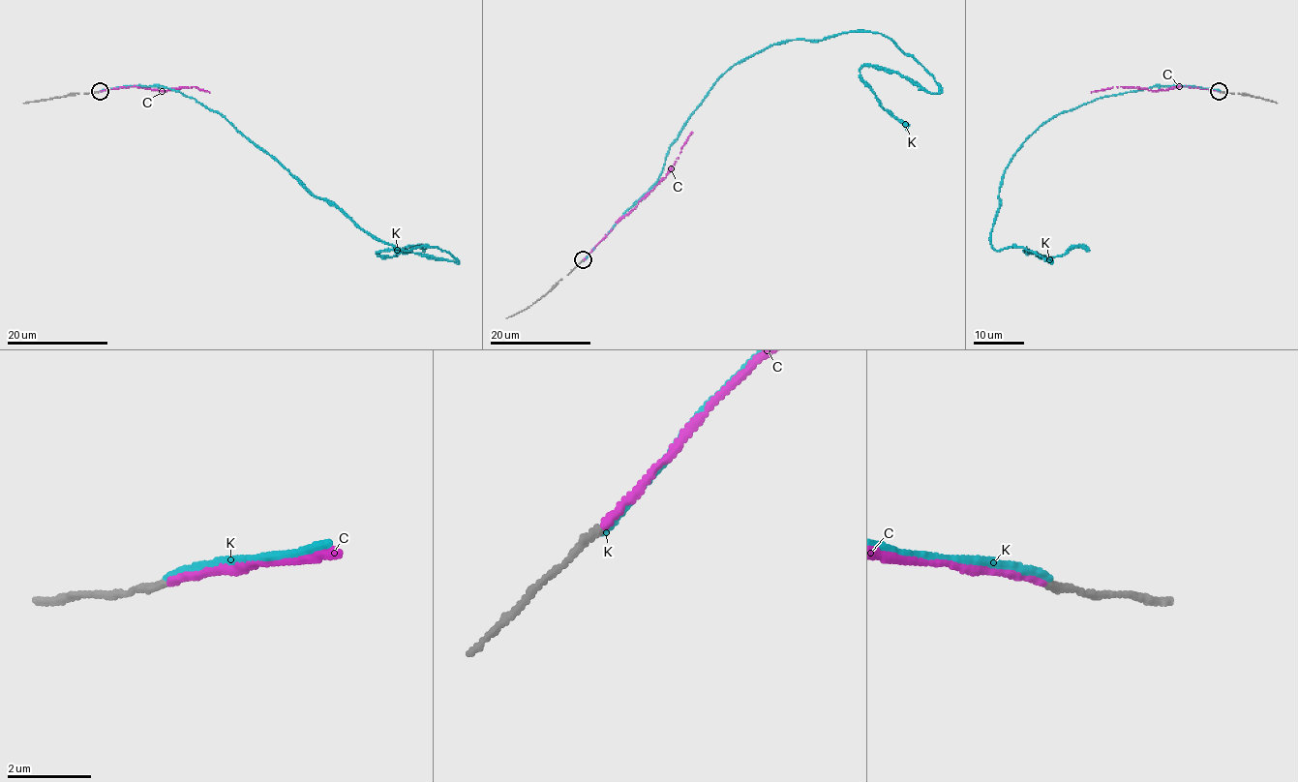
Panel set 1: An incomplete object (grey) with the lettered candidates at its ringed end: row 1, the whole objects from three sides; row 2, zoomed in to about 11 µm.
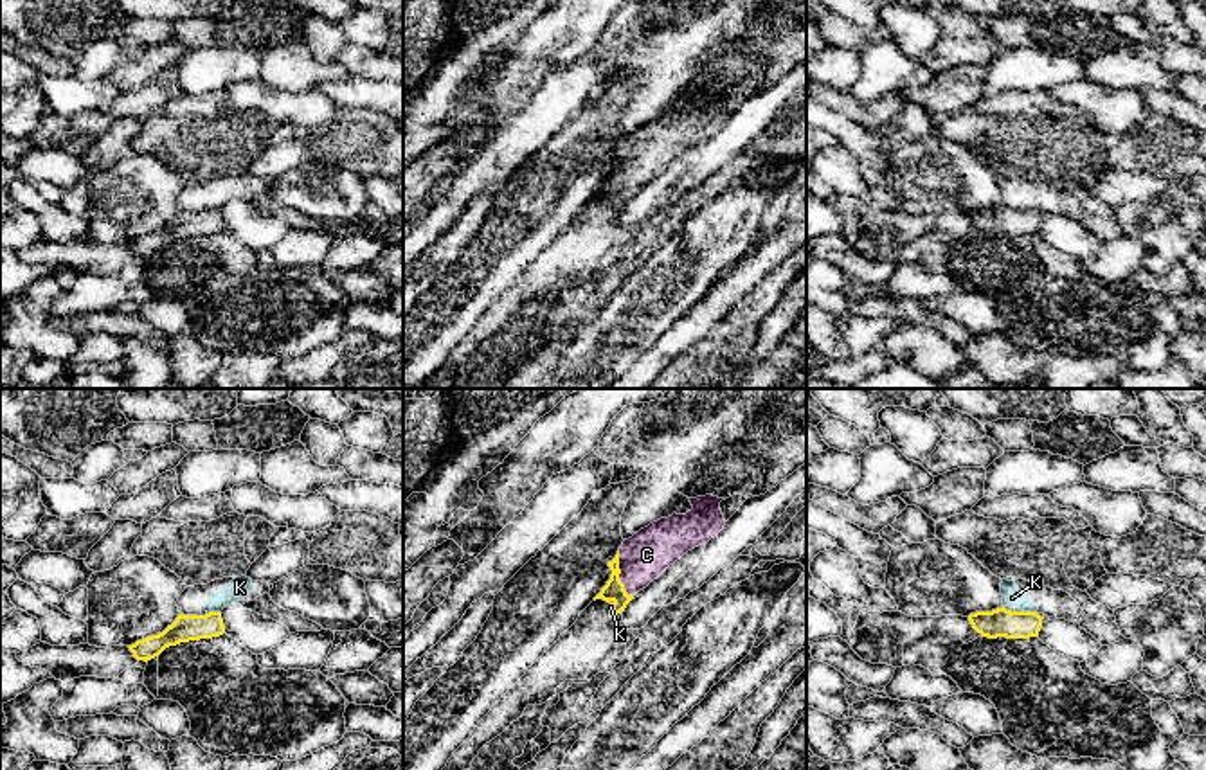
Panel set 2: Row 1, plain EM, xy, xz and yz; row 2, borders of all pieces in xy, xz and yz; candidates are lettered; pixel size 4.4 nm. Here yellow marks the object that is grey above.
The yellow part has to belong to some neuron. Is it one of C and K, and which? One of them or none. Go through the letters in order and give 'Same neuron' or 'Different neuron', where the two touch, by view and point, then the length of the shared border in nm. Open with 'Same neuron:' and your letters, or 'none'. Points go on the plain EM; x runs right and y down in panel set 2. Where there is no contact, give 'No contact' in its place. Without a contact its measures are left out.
Same neuron: C
C: Same neuron. Touches yellow at xz (620, 170). Shared border 220 nm
K: Different neuron. Touches yellow at yz (1028, 209). Shared border 70 nm

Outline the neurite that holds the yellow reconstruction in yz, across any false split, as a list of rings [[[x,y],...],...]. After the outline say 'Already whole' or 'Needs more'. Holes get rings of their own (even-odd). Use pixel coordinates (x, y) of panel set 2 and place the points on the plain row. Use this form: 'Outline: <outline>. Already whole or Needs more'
Outline: [[[1003,205],[968,212],[972,225],[988,236],[1030,236],[1039,234],[1042,216],[1037,209],[1012,209]]]. Already whole

